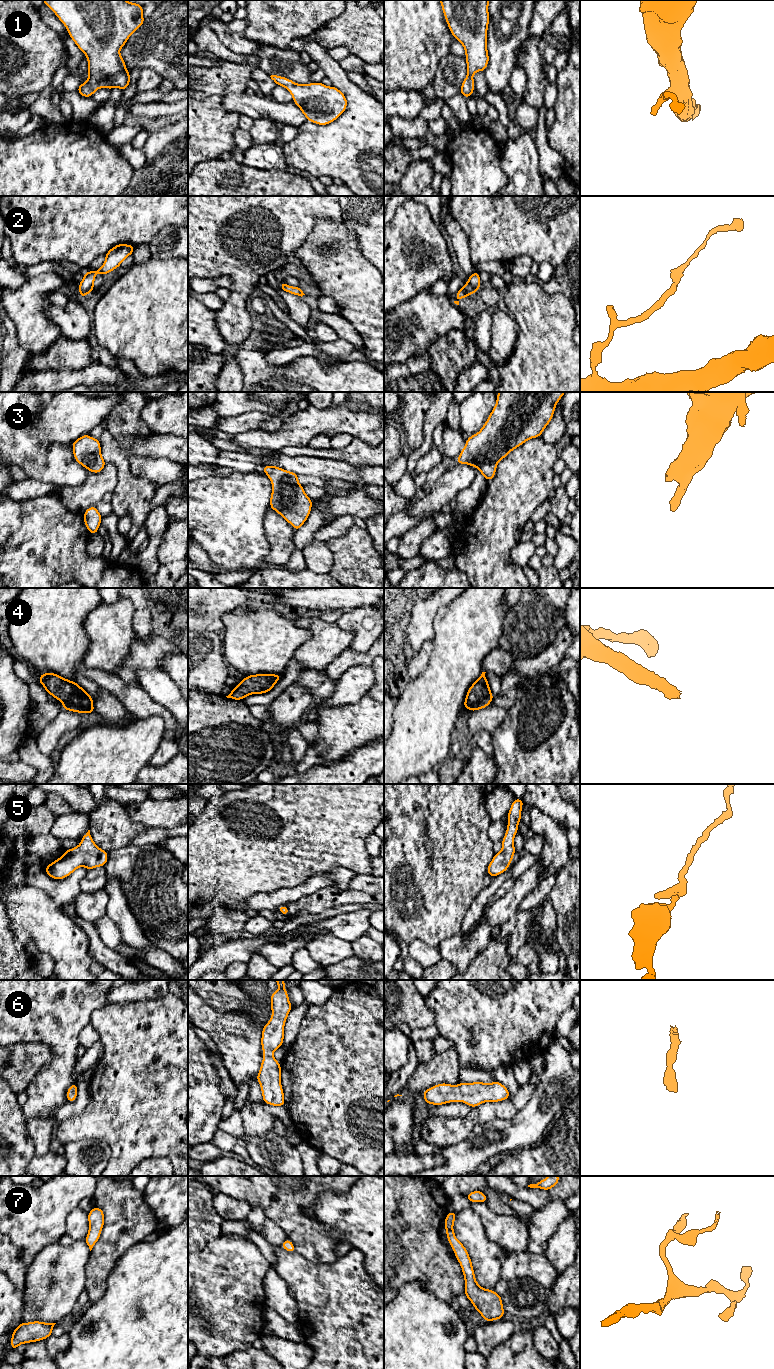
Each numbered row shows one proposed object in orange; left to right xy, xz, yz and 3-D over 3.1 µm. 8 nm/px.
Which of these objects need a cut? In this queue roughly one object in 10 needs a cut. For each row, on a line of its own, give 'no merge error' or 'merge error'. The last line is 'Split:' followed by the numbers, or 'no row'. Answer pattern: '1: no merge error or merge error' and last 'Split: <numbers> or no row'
1: no merge error
2: no merge error
3: no merge error
4: no merge error
5: no merge error
6: no merge error
7: no merge error
Split: no row

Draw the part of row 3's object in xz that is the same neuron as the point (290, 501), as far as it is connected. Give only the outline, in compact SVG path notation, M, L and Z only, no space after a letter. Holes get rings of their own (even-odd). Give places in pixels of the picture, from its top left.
M263 466L272 483L270 508L280 514L297 531L307 520L312 500L299 484L298 475L277 466Z

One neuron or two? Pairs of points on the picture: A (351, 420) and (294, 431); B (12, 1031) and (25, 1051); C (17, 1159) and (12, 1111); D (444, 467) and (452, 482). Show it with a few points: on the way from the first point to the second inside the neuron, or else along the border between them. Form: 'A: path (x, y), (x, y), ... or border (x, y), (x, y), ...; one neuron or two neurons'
A: path (337, 421), (308, 423); one neuron
B: border (43, 1042), (12, 1042), (10, 1044); two neurons
C: path (15, 1147), (12, 1141), (12, 1123); one neuron
D: border (457, 463), (435, 482); two neurons

